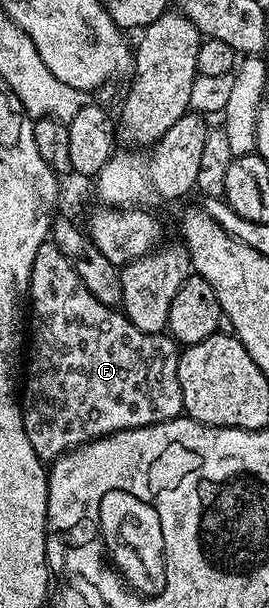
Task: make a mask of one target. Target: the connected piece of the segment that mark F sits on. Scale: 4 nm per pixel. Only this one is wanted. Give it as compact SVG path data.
M50 240L37 248L37 260L33 260L30 302L30 342L29 353L25 358L27 379L21 382L21 405L25 436L29 436L33 452L37 452L44 464L54 462L61 455L84 446L94 438L167 422L184 413L179 383L181 350L175 339L166 333L142 334L126 314L101 304L97 296L93 296L93 292L83 286L73 264L61 256L55 243Z

